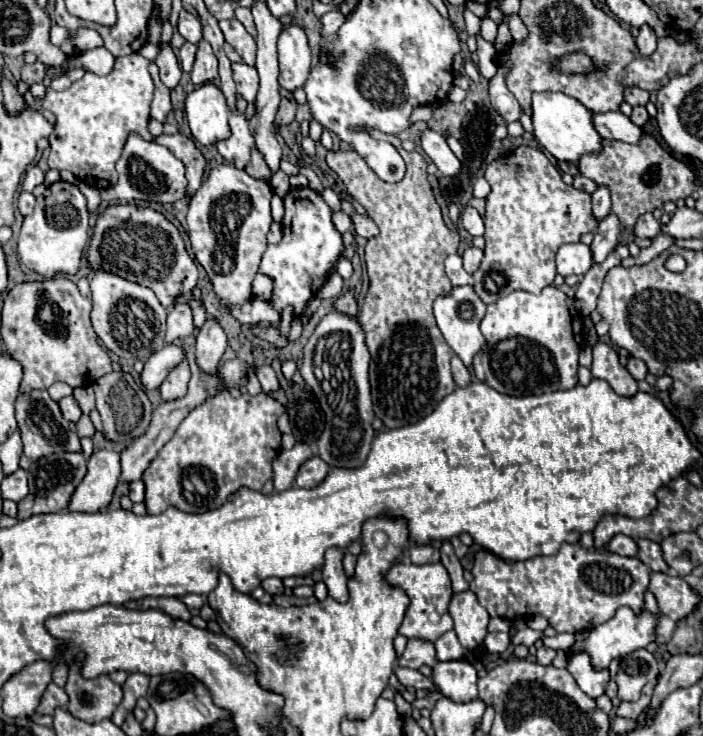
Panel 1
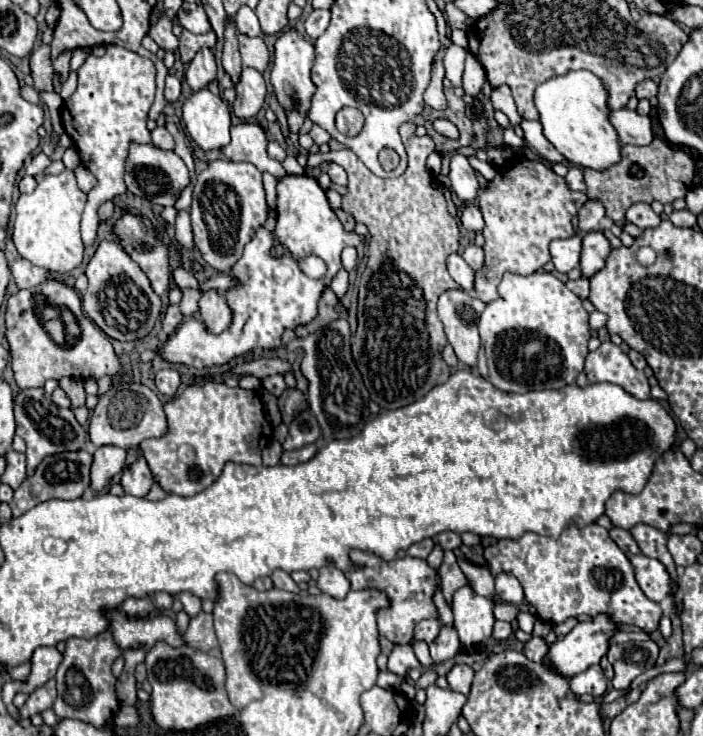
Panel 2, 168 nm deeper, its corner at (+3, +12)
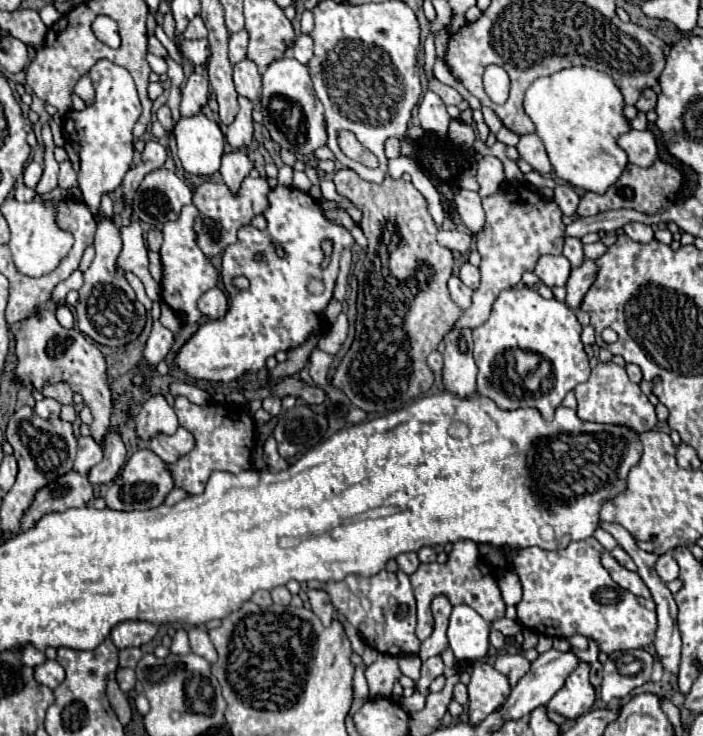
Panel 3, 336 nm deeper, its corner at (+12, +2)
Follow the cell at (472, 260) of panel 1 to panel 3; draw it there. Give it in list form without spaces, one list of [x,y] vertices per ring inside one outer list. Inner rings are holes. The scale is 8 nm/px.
[[[464,262],[462,268],[460,268],[460,280],[462,280],[468,288],[476,290],[478,284],[480,284],[480,270],[478,270],[476,266],[472,266],[470,262]]]

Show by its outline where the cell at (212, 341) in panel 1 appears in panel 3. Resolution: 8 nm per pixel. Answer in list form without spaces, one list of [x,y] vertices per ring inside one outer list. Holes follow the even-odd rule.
[[[212,288],[208,292],[204,292],[198,300],[198,308],[200,312],[206,316],[206,318],[212,318],[212,320],[218,320],[226,314],[228,310],[228,298],[224,294],[222,288]]]

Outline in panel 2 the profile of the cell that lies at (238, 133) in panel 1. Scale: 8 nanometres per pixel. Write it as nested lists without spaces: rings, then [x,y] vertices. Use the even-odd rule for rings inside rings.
[[[255,122],[249,124],[235,124],[231,126],[231,142],[221,148],[221,152],[235,162],[249,162],[261,172],[271,172],[275,178],[283,178],[287,174],[283,166],[271,160],[265,152],[267,136],[263,128]]]

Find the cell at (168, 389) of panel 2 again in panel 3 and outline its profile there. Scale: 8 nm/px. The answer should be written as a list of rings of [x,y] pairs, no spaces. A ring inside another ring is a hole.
[[[150,396],[136,416],[136,434],[144,442],[152,440],[156,434],[174,434],[178,428],[178,418],[164,396]]]

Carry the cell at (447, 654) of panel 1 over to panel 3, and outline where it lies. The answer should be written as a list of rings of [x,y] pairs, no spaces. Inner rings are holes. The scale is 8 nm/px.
[[[440,656],[428,658],[428,660],[422,664],[422,676],[420,676],[418,684],[416,684],[416,690],[418,690],[420,694],[428,696],[428,694],[430,694],[428,686],[432,684],[432,680],[434,680],[434,678],[442,676],[442,672],[444,672],[444,664],[442,664],[442,658],[440,658]]]

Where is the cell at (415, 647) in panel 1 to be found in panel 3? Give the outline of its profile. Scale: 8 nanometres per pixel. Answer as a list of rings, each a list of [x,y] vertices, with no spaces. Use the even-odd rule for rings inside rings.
[[[458,540],[454,542],[452,552],[448,554],[448,562],[438,564],[420,564],[418,570],[410,576],[414,594],[416,594],[416,602],[418,602],[418,628],[416,628],[416,636],[420,640],[426,640],[432,630],[434,630],[434,616],[432,616],[432,600],[436,596],[446,596],[450,600],[452,606],[456,604],[468,604],[472,606],[486,622],[494,622],[504,618],[506,612],[506,604],[502,600],[500,588],[498,588],[498,580],[496,576],[490,576],[490,568],[480,560],[480,552],[478,552],[478,544],[474,544],[472,540]]]

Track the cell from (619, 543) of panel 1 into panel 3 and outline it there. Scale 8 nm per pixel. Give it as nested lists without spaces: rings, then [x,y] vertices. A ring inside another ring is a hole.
[[[616,546],[614,550],[612,550],[612,556],[618,560],[618,564],[622,564],[624,568],[628,568],[628,570],[636,570],[636,564],[634,564],[634,560],[620,548],[620,546]]]

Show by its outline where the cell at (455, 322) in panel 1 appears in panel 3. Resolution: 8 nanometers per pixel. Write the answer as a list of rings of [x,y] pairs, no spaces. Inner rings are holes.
[[[450,330],[444,336],[444,368],[442,384],[444,390],[460,398],[470,398],[476,394],[476,362],[472,356],[472,330]]]

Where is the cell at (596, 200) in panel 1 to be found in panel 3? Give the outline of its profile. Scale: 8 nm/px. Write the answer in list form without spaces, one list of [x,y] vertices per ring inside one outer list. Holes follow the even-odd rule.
[[[566,238],[564,242],[564,256],[570,260],[572,268],[580,266],[584,260],[584,252],[582,252],[582,242],[578,238]]]

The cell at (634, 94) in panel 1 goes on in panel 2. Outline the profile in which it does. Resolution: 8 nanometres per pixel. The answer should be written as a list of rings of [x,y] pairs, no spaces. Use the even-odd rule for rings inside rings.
[[[643,80],[641,84],[639,84],[639,88],[635,90],[635,96],[637,98],[651,98],[651,96],[655,96],[657,94],[657,84],[653,82],[653,80]]]

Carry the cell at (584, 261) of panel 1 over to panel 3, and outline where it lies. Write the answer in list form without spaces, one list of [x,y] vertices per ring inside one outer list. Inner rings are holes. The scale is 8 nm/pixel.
[[[542,256],[534,268],[534,274],[548,286],[566,286],[570,276],[570,262],[564,256]]]

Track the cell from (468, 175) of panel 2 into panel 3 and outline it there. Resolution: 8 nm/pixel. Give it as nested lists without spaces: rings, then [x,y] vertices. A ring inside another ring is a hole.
[[[458,190],[458,194],[454,196],[454,208],[460,220],[464,222],[464,226],[472,234],[478,234],[480,230],[484,230],[484,208],[478,192]]]

